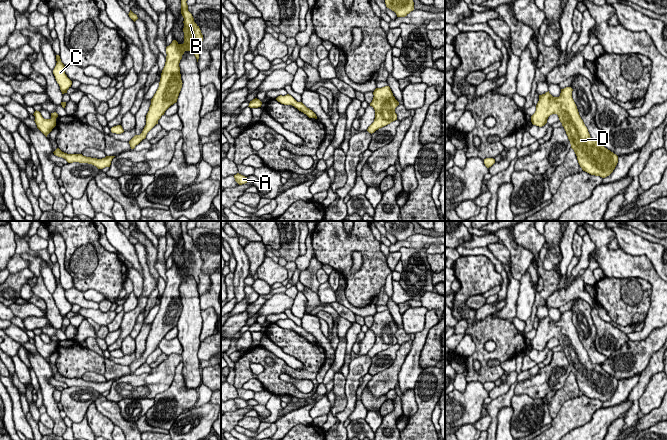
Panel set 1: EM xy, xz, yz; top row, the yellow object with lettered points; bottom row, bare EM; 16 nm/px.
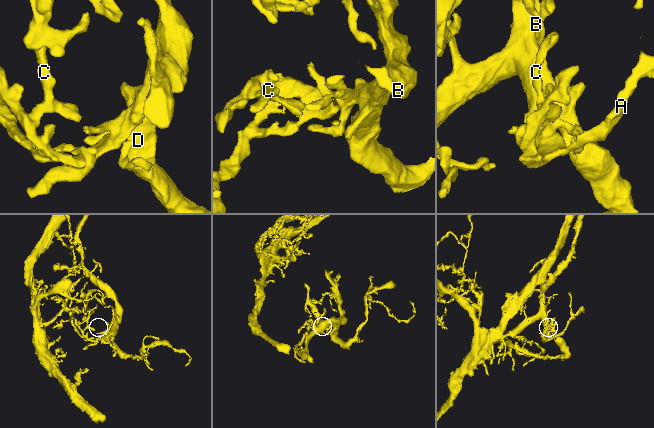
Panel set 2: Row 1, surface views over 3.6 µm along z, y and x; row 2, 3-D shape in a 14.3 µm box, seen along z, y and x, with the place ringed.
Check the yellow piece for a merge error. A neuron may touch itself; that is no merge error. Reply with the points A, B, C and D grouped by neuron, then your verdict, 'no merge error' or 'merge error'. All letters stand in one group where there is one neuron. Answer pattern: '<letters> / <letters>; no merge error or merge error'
A B C D; no merge error

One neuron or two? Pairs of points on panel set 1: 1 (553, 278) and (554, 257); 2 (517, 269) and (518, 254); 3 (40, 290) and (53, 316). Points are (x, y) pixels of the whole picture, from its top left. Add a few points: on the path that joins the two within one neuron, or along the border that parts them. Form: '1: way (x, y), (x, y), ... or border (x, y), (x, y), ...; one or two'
1: border (548, 245), (543, 260), (543, 268), (546, 271); two
2: way (518, 265), (518, 258); one
3: way (46, 296), (52, 310); one

